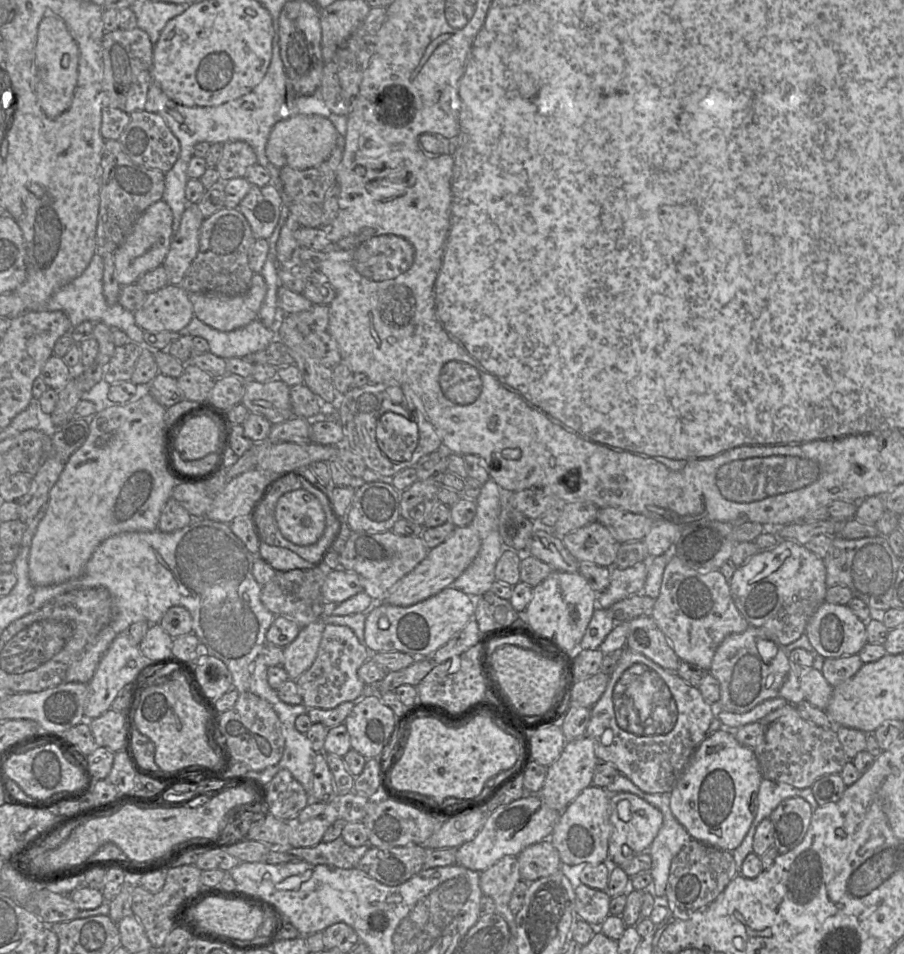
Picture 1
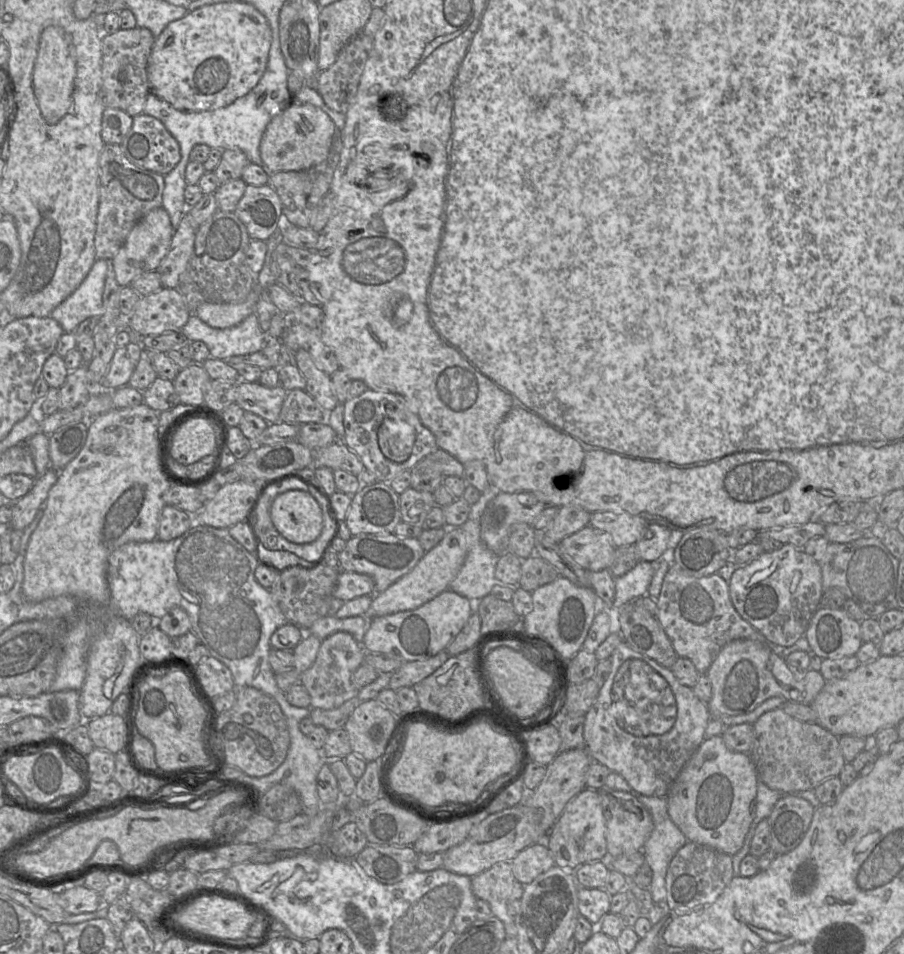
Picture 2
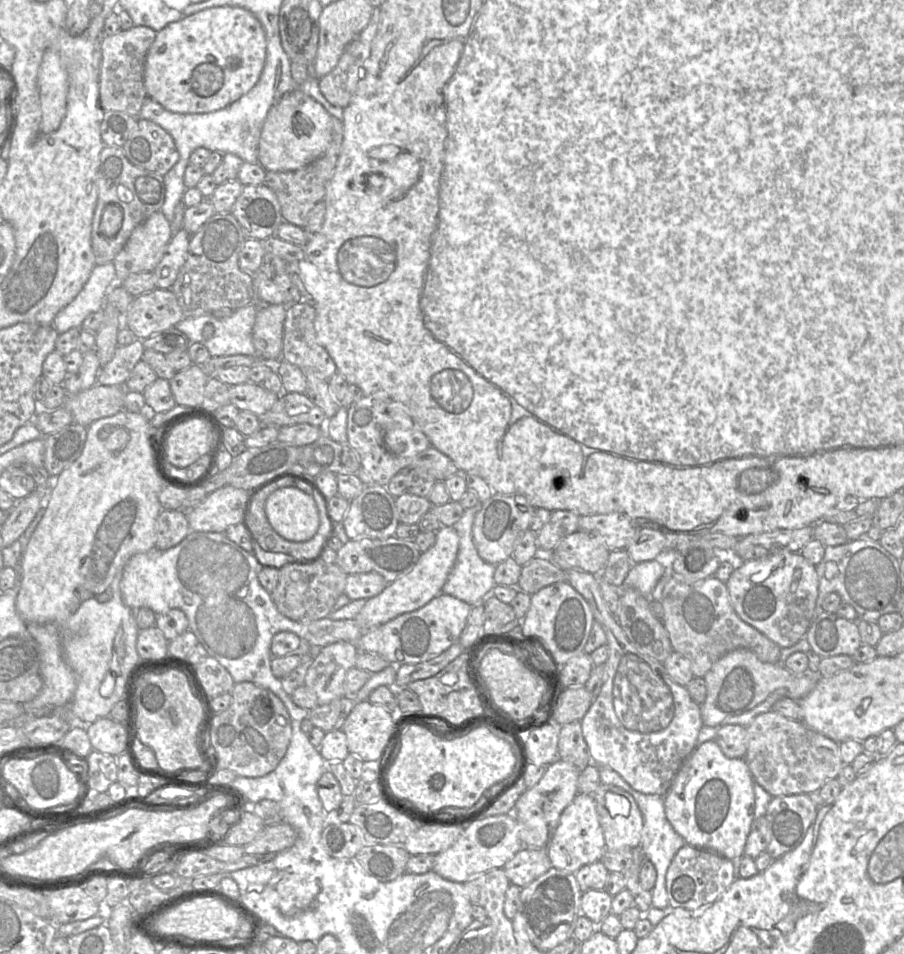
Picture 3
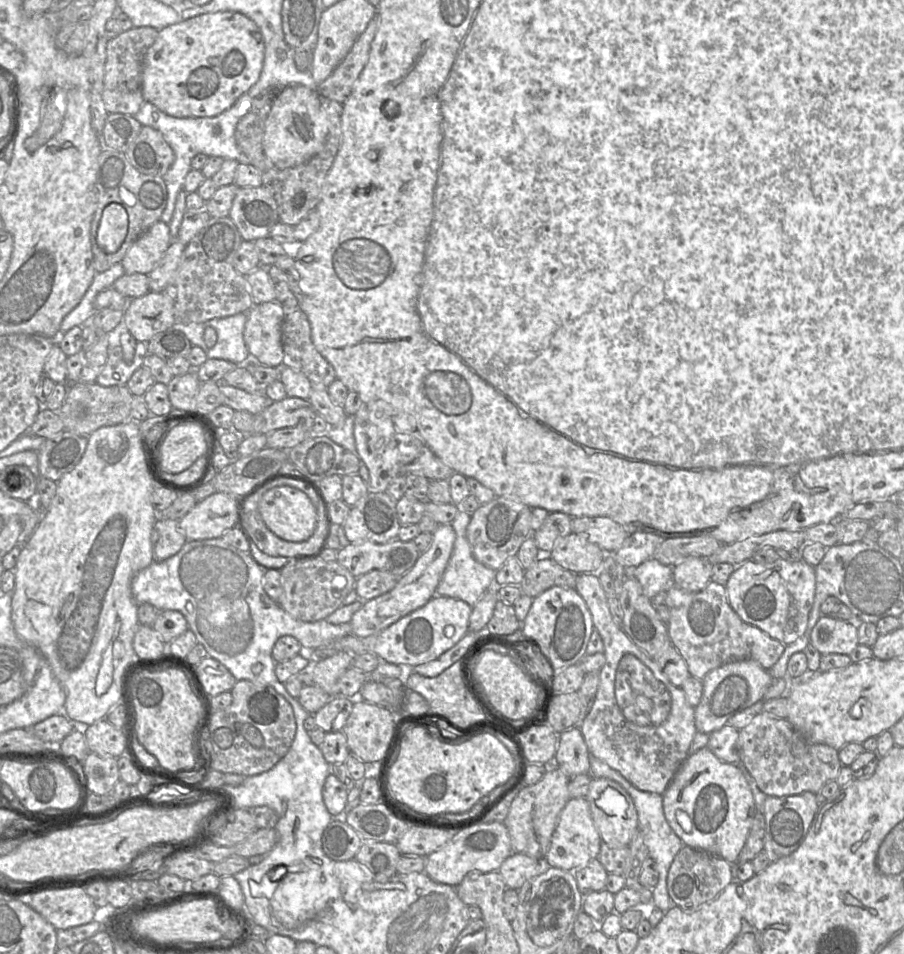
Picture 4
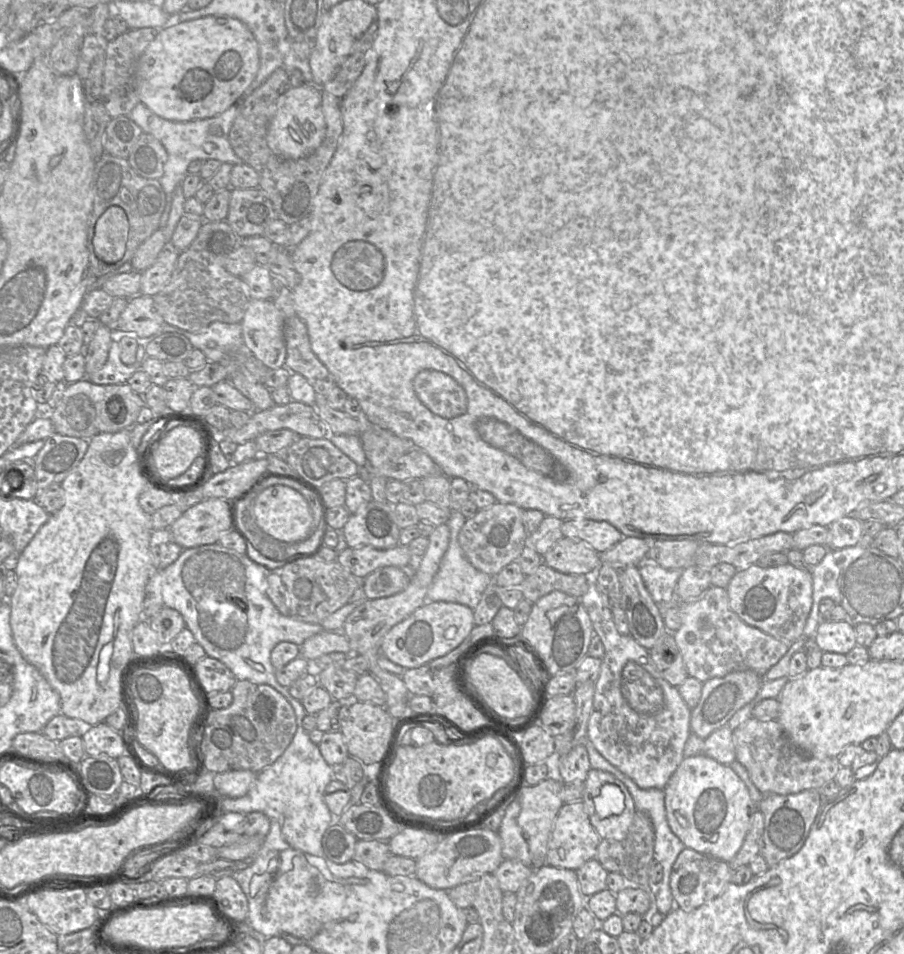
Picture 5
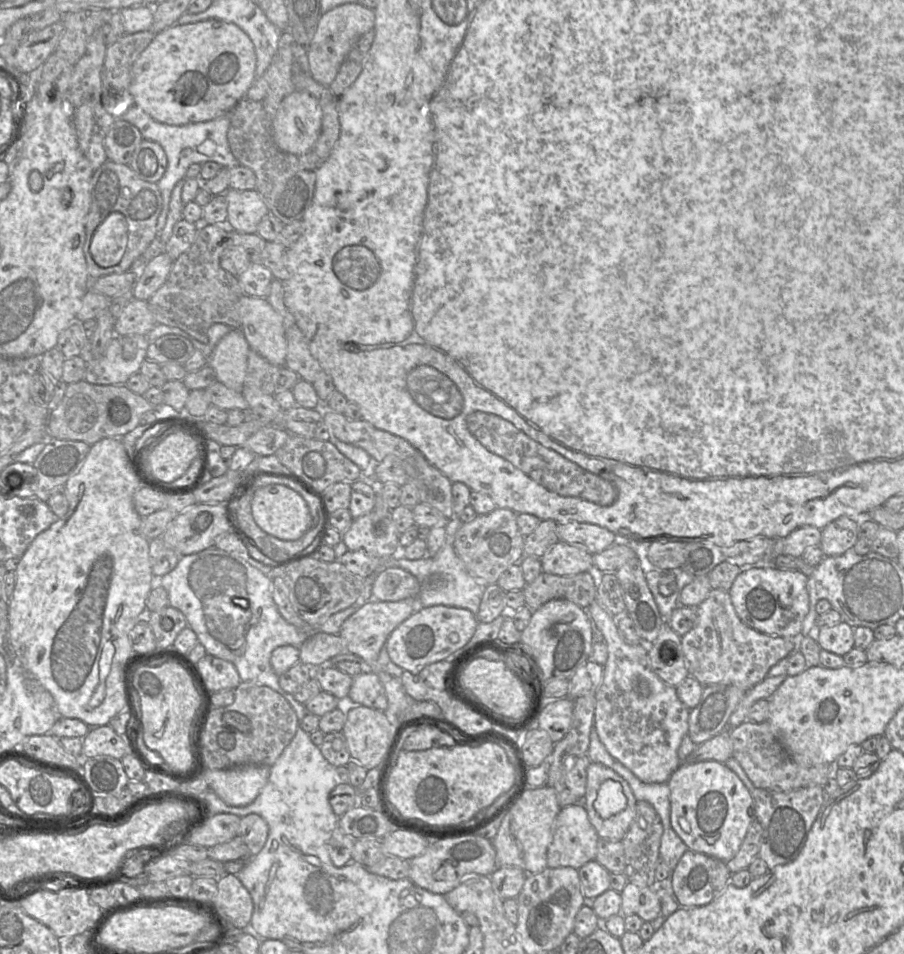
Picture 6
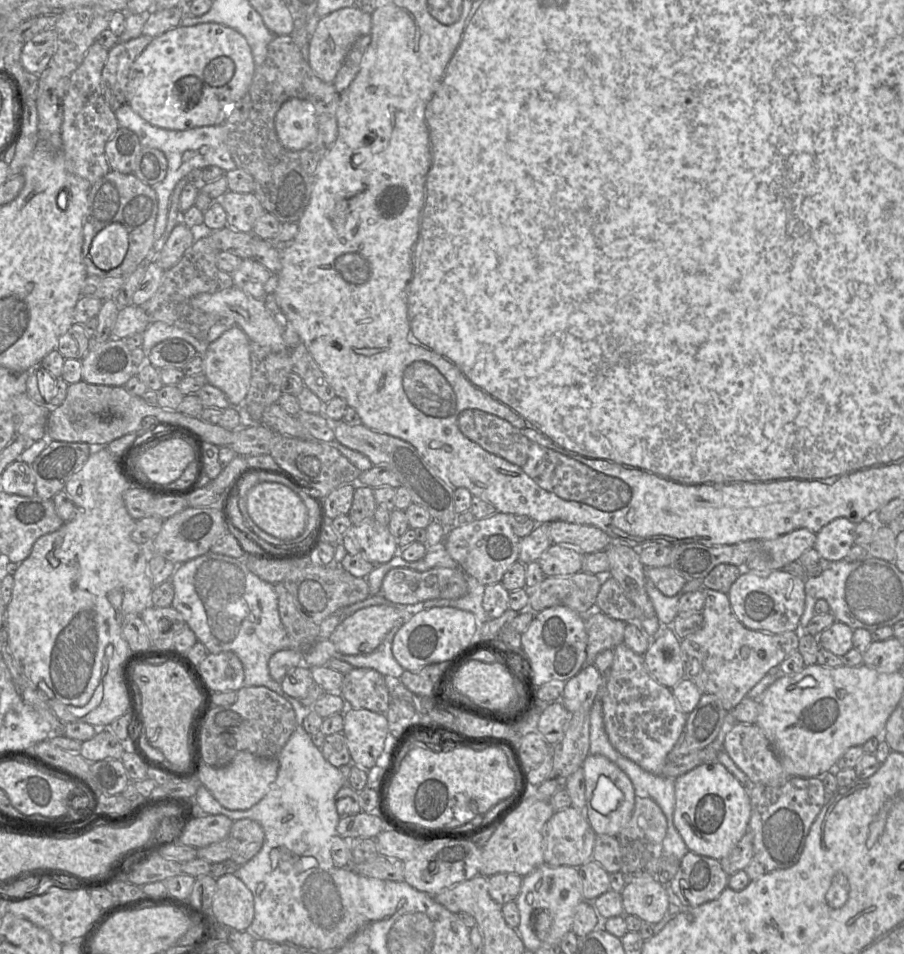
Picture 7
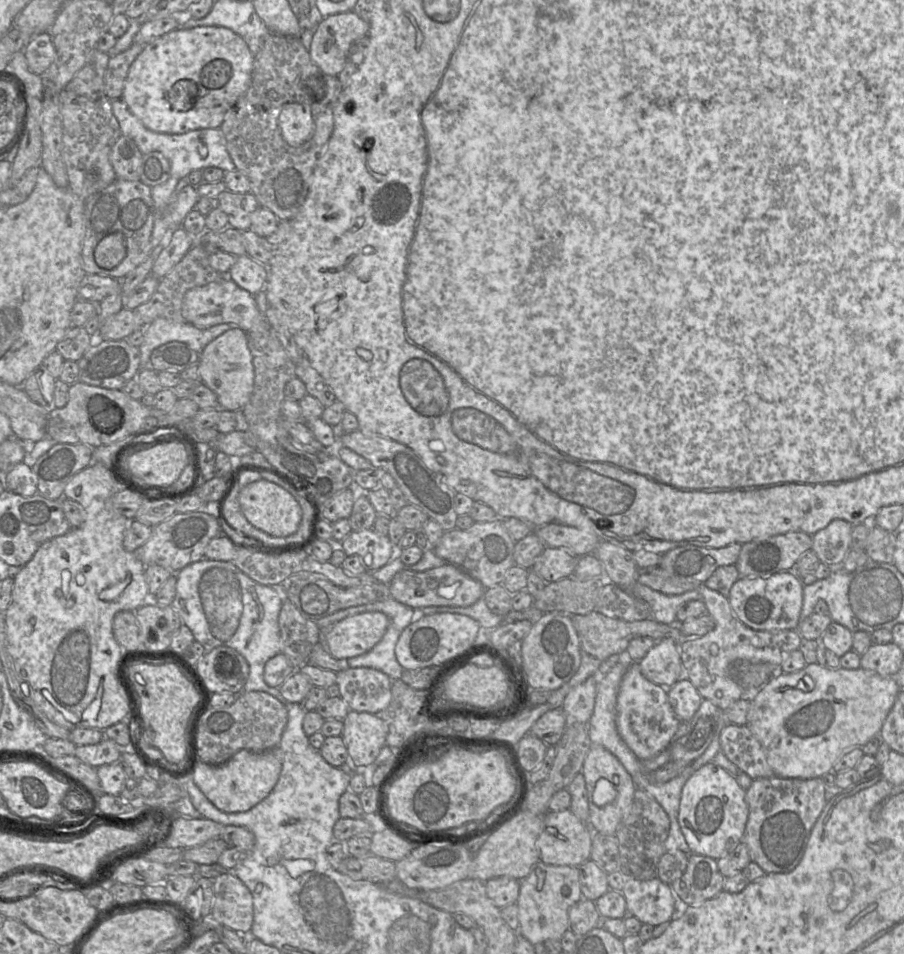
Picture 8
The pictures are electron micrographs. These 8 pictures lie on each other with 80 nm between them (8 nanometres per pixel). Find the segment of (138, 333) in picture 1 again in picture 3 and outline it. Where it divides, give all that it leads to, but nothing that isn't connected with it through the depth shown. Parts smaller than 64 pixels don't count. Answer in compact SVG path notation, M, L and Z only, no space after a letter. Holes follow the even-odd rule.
M113 262L96 265L78 295L55 316L52 326L59 334L71 328L81 328L89 314L103 309L106 294L116 283Z

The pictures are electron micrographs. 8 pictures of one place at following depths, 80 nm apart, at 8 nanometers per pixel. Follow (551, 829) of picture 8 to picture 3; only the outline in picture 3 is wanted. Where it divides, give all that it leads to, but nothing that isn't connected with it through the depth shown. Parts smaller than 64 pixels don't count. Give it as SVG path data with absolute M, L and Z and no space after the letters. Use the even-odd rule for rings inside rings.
M578 793L575 796L561 813L558 826L546 849L552 866L567 872L576 872L584 865L601 860L605 851L605 839L593 795Z

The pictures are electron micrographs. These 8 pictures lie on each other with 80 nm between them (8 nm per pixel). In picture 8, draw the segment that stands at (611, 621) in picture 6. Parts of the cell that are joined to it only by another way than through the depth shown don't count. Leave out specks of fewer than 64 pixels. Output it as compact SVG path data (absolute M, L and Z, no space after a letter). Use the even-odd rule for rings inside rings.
M632 662L623 676L617 696L617 730L627 746L641 761L653 758L670 746L671 739L681 722L669 701L668 688L648 680L642 674L639 662Z

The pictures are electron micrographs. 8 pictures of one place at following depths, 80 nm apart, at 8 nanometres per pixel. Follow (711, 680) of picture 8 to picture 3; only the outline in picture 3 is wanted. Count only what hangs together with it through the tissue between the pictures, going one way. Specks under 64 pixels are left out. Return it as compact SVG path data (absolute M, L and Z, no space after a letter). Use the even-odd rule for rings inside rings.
M672 576L663 589L660 602L664 610L662 623L673 651L690 661L694 677L705 676L718 659L740 648L753 651L762 662L779 661L781 647L737 615L730 602L726 584L715 576L694 584Z

